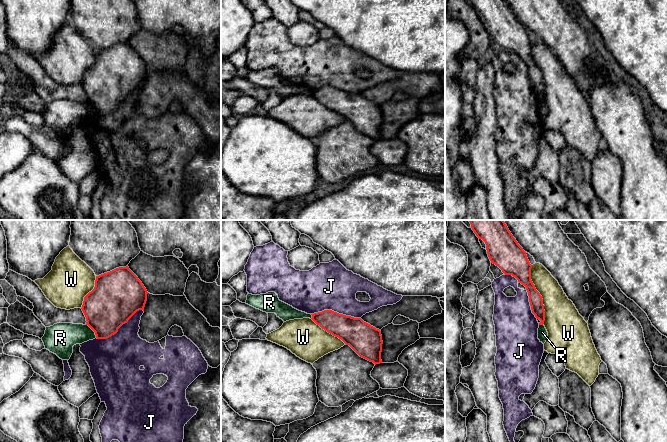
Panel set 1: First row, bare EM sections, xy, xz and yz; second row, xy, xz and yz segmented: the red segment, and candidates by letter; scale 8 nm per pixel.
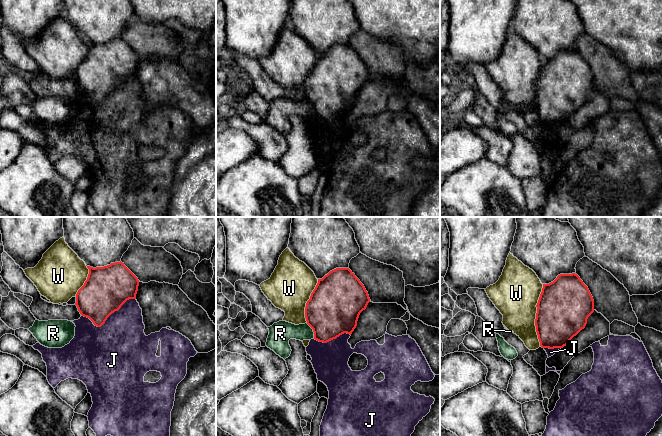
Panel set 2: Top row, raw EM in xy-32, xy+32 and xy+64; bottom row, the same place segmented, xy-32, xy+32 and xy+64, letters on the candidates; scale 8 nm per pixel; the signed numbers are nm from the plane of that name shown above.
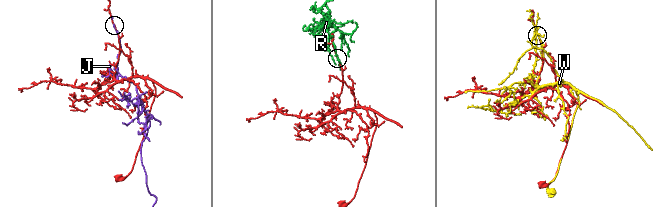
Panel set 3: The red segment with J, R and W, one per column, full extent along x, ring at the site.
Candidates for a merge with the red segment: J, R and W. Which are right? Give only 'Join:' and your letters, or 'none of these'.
Join: none of these

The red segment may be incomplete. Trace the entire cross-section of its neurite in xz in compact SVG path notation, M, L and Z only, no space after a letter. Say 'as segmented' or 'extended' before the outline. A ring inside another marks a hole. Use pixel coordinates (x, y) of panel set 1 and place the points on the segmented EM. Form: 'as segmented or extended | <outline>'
as segmented | M332 310L314 313L312 320L322 329L341 339L349 345L360 357L373 362L382 363L382 335L379 329L354 318L339 314Z

